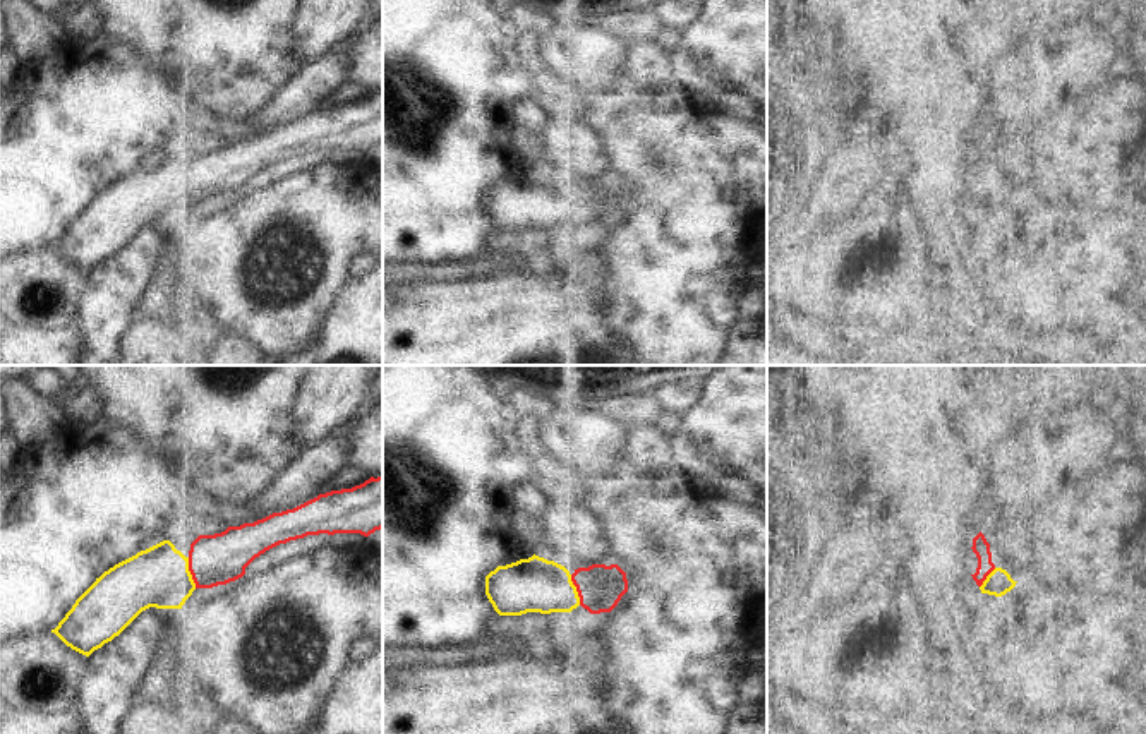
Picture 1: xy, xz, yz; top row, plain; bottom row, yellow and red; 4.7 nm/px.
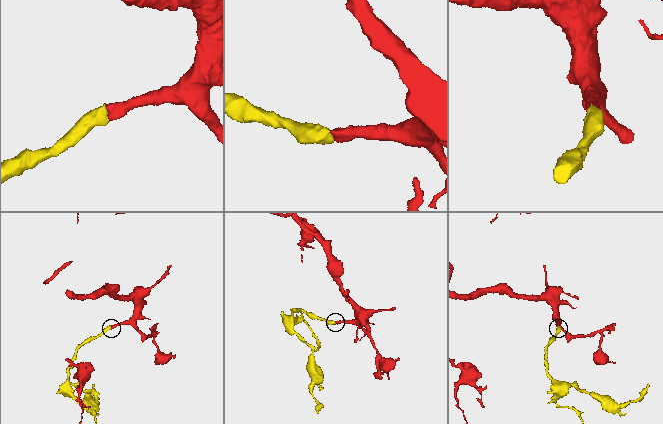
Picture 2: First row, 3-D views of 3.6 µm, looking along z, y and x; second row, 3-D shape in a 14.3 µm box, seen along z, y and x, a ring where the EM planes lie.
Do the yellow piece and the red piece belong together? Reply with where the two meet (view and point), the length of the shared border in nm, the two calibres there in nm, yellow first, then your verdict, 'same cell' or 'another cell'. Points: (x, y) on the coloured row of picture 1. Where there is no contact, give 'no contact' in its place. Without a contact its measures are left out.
xy (189, 573) | 150 nm | 280/240 nm | same cell

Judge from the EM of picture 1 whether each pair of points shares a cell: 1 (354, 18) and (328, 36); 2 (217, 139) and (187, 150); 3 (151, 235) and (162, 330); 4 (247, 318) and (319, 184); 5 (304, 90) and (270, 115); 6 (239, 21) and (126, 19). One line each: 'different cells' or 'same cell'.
1: same cell
2: same cell
3: different cells
4: same cell
5: same cell
6: same cell

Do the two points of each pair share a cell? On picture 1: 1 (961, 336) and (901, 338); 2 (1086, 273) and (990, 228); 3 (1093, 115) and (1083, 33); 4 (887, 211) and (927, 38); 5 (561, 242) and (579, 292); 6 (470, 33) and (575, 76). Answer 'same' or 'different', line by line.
1: different
2: same
3: different
4: different
5: different
6: different

